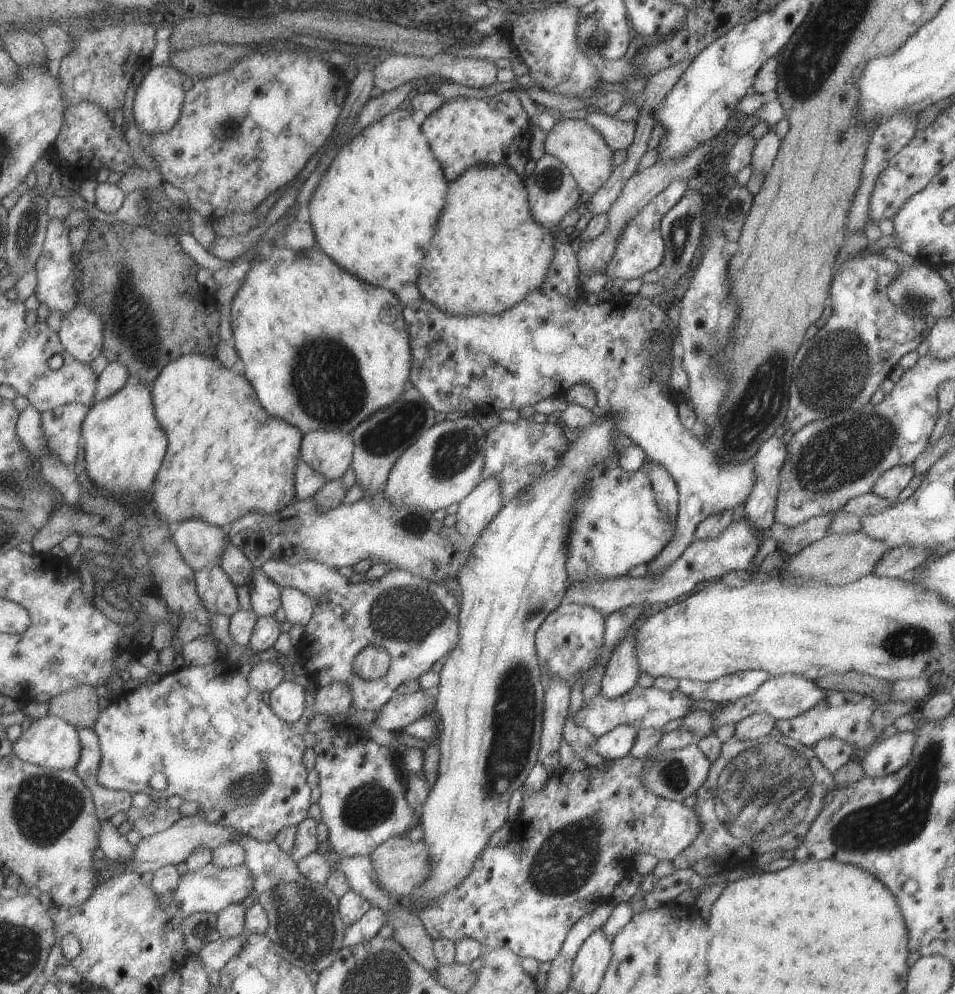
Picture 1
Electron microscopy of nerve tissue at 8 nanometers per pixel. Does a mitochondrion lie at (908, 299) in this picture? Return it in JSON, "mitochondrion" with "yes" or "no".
{"mitochondrion":"yes"}

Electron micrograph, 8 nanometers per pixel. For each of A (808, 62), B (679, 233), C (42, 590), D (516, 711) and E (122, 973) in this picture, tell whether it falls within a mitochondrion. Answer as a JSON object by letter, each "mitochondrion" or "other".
{"A":"mitochondrion","B":"mitochondrion","C":"other","D":"mitochondrion","E":"other"}

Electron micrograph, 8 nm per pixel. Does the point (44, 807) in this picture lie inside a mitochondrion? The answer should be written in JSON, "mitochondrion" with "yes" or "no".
{"mitochondrion":"yes"}

